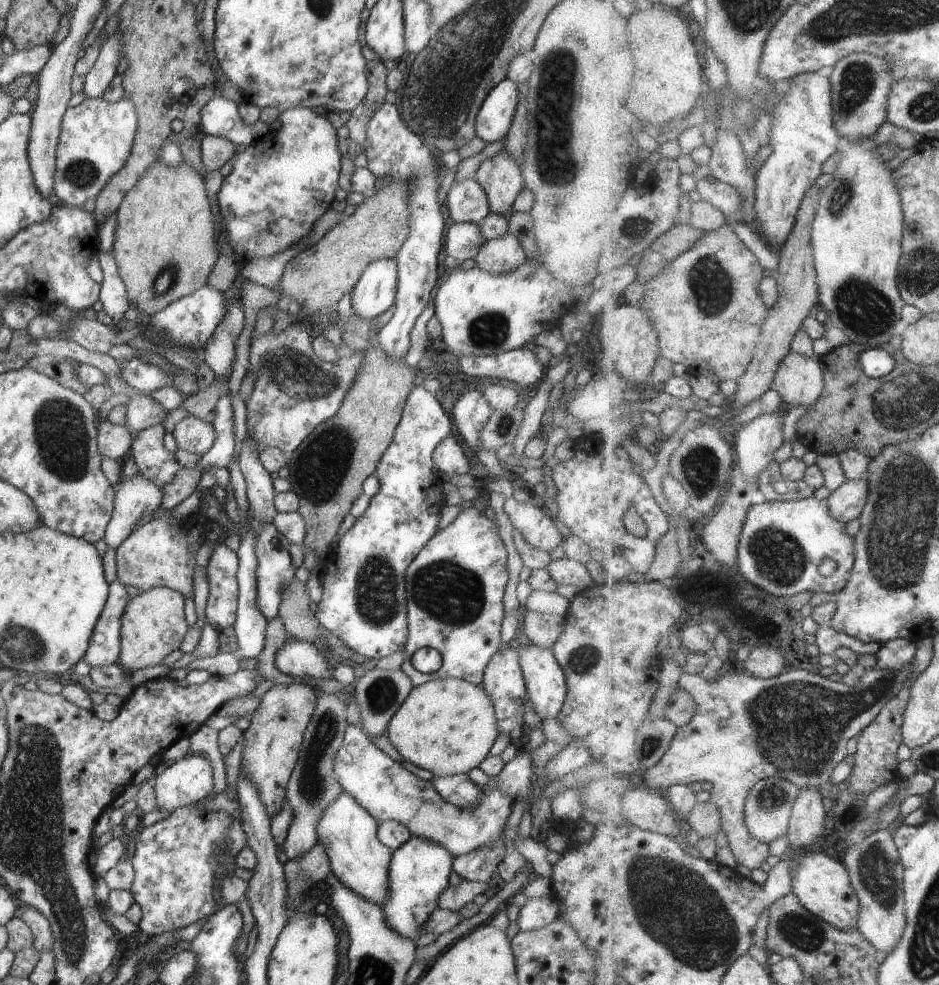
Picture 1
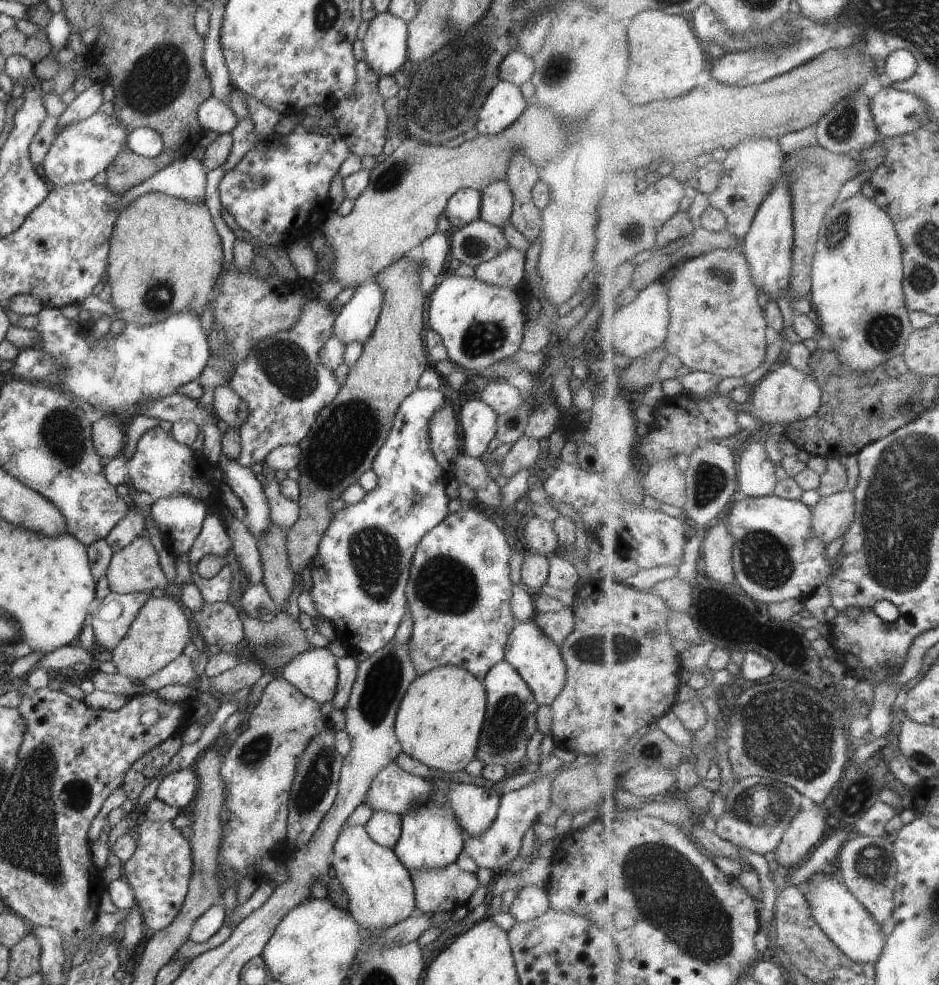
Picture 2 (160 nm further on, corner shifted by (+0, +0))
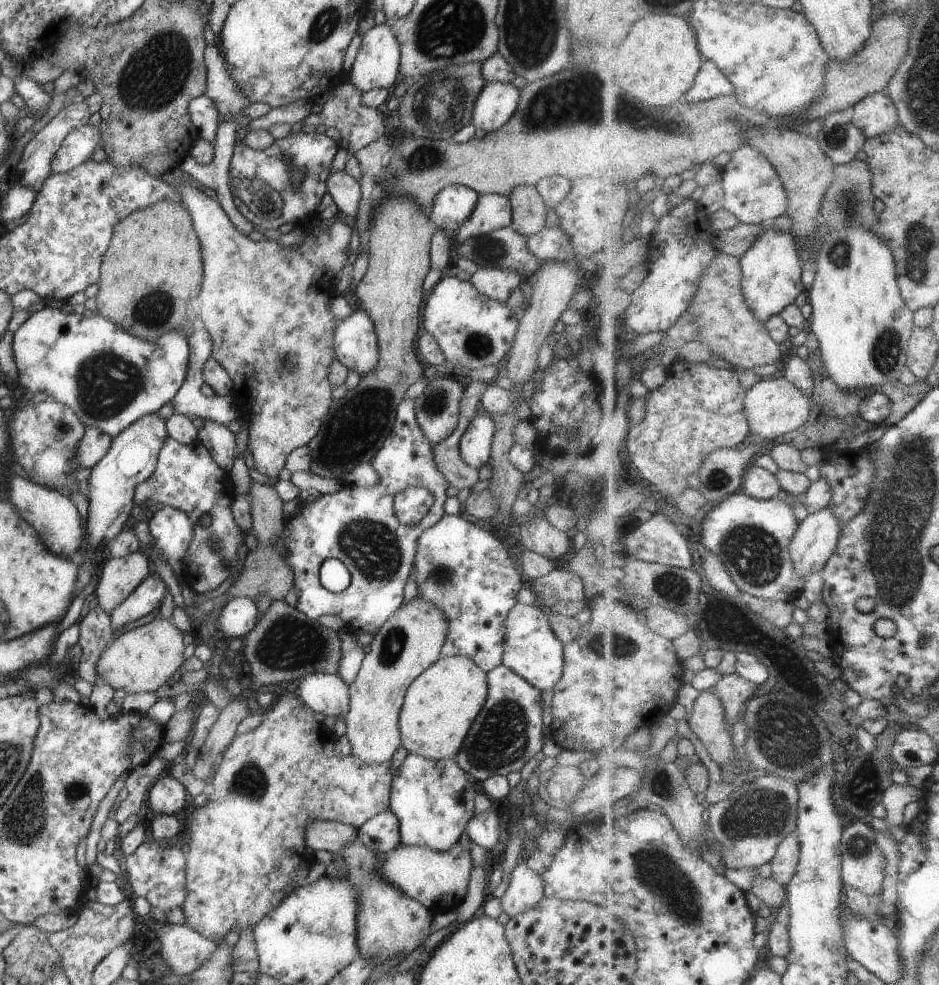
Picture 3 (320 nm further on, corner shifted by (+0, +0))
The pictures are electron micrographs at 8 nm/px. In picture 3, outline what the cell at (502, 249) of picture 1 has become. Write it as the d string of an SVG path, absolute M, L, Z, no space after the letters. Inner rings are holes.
M478 268L469 280L479 294L500 303L505 303L523 281L517 272L498 268Z

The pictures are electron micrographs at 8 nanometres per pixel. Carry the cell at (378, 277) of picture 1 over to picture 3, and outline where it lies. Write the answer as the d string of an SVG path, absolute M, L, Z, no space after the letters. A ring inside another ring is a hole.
M359 309L338 320L333 335L334 358L360 377L378 363L377 337L368 314Z

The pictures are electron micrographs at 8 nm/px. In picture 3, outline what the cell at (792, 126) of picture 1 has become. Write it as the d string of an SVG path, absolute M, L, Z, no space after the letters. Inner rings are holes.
M765 225L764 232L757 242L739 258L742 264L742 287L746 303L763 324L766 324L772 316L780 315L797 300L801 292L806 293L801 284L803 270L794 239L795 234L792 230L787 234L773 233L772 225Z

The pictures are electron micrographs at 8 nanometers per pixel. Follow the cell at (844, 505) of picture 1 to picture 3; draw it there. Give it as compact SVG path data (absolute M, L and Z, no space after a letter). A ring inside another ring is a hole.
M828 508L809 514L798 526L790 544L790 557L798 576L805 581L811 574L821 574L838 547L842 535L838 517Z

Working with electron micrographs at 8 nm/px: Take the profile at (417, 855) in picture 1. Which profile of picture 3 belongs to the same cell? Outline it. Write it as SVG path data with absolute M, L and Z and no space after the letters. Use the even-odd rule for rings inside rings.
M407 753L400 762L397 773L392 776L388 810L398 820L400 842L404 845L419 845L434 851L446 851L458 841L473 813L473 797L477 790L467 780L465 773L457 766L453 758L431 760Z

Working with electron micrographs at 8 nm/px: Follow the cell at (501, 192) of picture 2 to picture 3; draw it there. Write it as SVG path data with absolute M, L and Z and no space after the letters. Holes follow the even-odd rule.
M483 193L478 195L478 199L472 213L459 225L459 228L457 228L453 234L449 234L449 238L451 243L455 244L456 248L459 248L468 240L469 237L486 235L498 228L509 227L510 222L511 211L508 197L495 193Z

